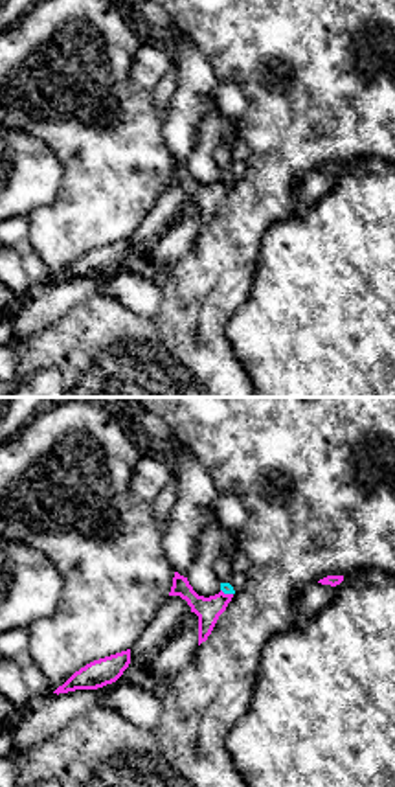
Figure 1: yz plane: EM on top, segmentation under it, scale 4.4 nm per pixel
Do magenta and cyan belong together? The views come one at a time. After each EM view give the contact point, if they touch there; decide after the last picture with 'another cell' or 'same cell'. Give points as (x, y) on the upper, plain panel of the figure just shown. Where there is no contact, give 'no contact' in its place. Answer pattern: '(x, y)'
(226, 182)

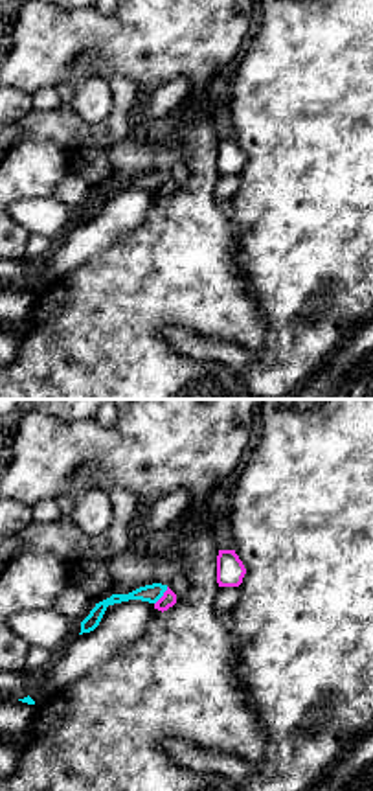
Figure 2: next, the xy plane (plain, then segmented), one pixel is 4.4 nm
(162, 184)

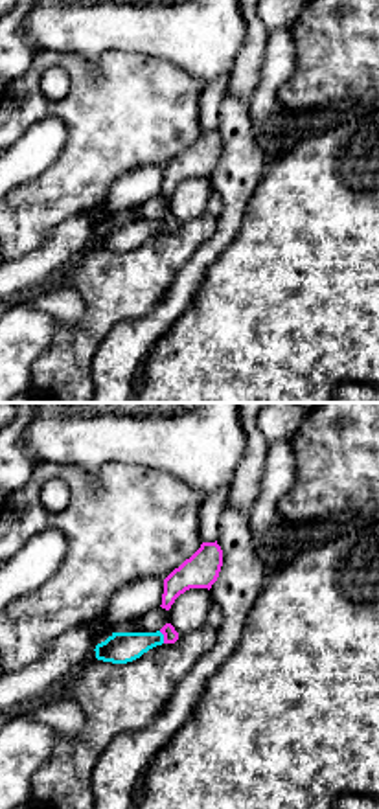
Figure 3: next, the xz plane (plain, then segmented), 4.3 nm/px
(164, 225)

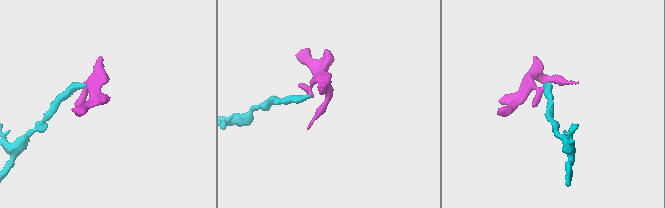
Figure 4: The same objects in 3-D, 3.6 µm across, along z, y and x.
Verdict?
another cell

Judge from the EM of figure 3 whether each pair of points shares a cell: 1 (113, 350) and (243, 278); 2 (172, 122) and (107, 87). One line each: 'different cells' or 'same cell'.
1: different cells
2: same cell

